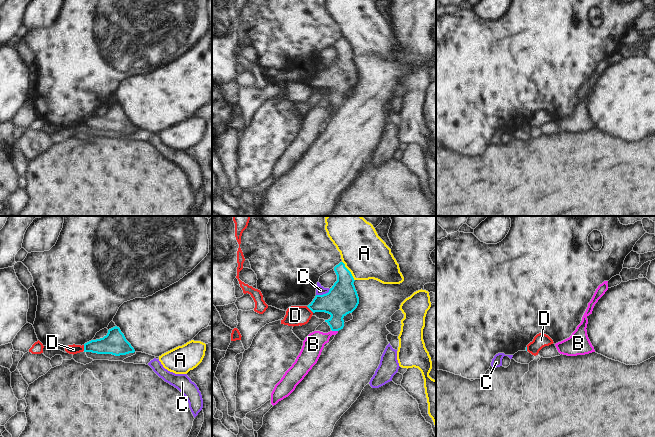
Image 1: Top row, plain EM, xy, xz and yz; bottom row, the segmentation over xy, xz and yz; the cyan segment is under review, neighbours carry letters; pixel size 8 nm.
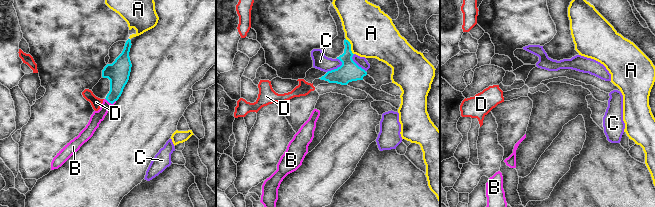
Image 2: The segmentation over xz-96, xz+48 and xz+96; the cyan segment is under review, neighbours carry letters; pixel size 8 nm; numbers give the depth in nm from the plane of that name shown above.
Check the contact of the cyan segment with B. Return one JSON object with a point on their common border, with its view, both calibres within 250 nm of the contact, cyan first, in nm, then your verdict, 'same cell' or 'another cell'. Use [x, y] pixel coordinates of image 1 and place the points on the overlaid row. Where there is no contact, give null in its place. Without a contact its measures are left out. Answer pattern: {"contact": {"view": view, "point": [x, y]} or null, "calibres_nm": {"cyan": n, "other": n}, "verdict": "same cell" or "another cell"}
{"contact": {"view": "xz", "point": [335, 330]}, "calibres_nm": {"cyan": 240, "other": 160}, "verdict": "same cell"}

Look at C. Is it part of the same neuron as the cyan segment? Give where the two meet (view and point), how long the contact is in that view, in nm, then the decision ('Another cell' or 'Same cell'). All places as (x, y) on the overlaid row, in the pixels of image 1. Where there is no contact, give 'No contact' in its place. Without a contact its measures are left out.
Touches cyan at xz (323, 294). Shared border 130 nm. Another cell

